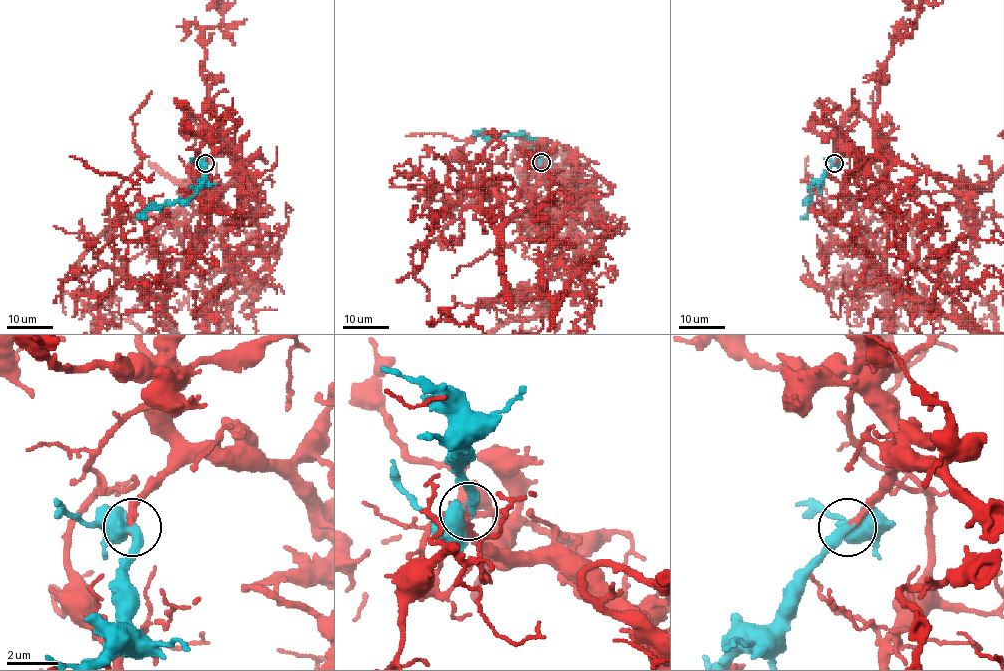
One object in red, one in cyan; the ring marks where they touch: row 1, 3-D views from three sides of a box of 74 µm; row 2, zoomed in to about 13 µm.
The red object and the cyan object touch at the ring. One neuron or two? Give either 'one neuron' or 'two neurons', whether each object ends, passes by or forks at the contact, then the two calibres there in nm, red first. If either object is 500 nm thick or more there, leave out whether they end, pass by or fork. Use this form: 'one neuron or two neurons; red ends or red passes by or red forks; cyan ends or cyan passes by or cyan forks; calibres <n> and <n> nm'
one neuron; red ends; cyan passes by; calibres 280 and 480 nm

